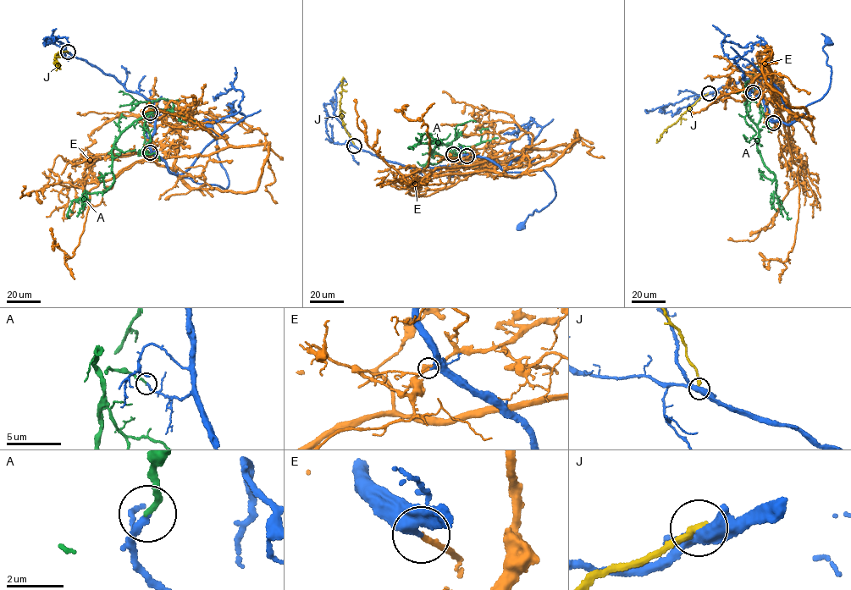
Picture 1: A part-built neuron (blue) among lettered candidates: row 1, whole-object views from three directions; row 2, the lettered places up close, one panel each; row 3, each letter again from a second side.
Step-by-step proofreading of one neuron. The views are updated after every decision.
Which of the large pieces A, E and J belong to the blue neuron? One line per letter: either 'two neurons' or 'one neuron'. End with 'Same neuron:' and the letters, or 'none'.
A: two neurons
E: two neurons
J: two neurons
Same neuron: none

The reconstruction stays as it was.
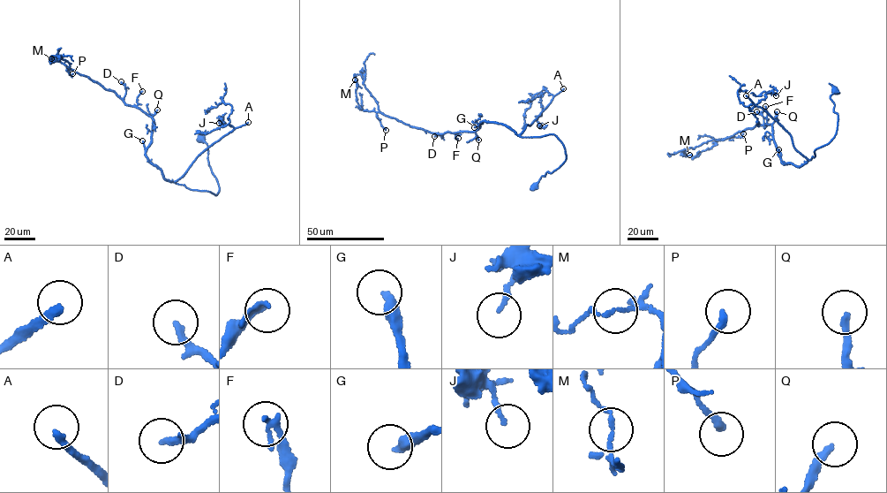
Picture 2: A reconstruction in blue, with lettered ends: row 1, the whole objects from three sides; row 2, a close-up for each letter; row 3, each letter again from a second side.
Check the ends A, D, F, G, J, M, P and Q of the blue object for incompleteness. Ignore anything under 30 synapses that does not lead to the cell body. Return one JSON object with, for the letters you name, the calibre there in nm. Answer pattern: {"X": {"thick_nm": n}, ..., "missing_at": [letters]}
{"A": {"thick_nm": 240}, "G": {"thick_nm": 320}, "missing_at": ["A", "G"]}

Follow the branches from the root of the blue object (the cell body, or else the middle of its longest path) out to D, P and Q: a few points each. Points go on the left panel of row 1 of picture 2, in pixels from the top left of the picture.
D: (202, 139), (219, 186), (215, 195), (167, 180), (150, 163), (146, 152), (154, 120), (124, 102), (121, 81)
P: (202, 139), (219, 186), (215, 195), (164, 178), (146, 154), (154, 120), (67, 67), (72, 73)
Q: (202, 139), (219, 186), (215, 195), (167, 180), (150, 163), (146, 152), (157, 109)

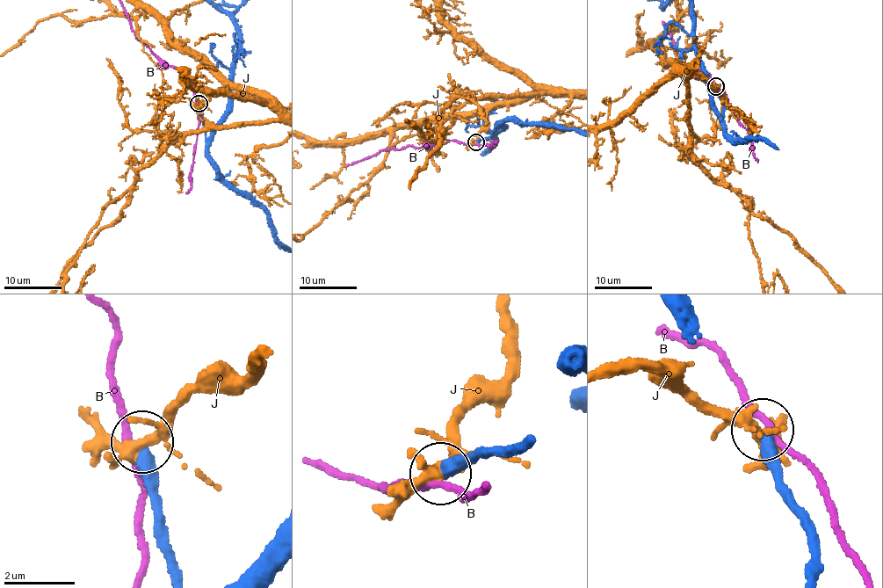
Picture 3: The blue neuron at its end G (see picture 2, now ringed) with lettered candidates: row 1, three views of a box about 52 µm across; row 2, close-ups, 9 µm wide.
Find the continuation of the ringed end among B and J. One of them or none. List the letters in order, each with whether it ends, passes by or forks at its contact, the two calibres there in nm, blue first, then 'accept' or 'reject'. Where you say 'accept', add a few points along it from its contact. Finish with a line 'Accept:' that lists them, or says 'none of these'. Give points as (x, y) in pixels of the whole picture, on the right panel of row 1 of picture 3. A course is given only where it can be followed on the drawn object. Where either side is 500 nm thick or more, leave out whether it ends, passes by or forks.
B: it passes by | 360/170 nm | reject
J: it forks | 400/260 nm | reject
Accept: none of these

